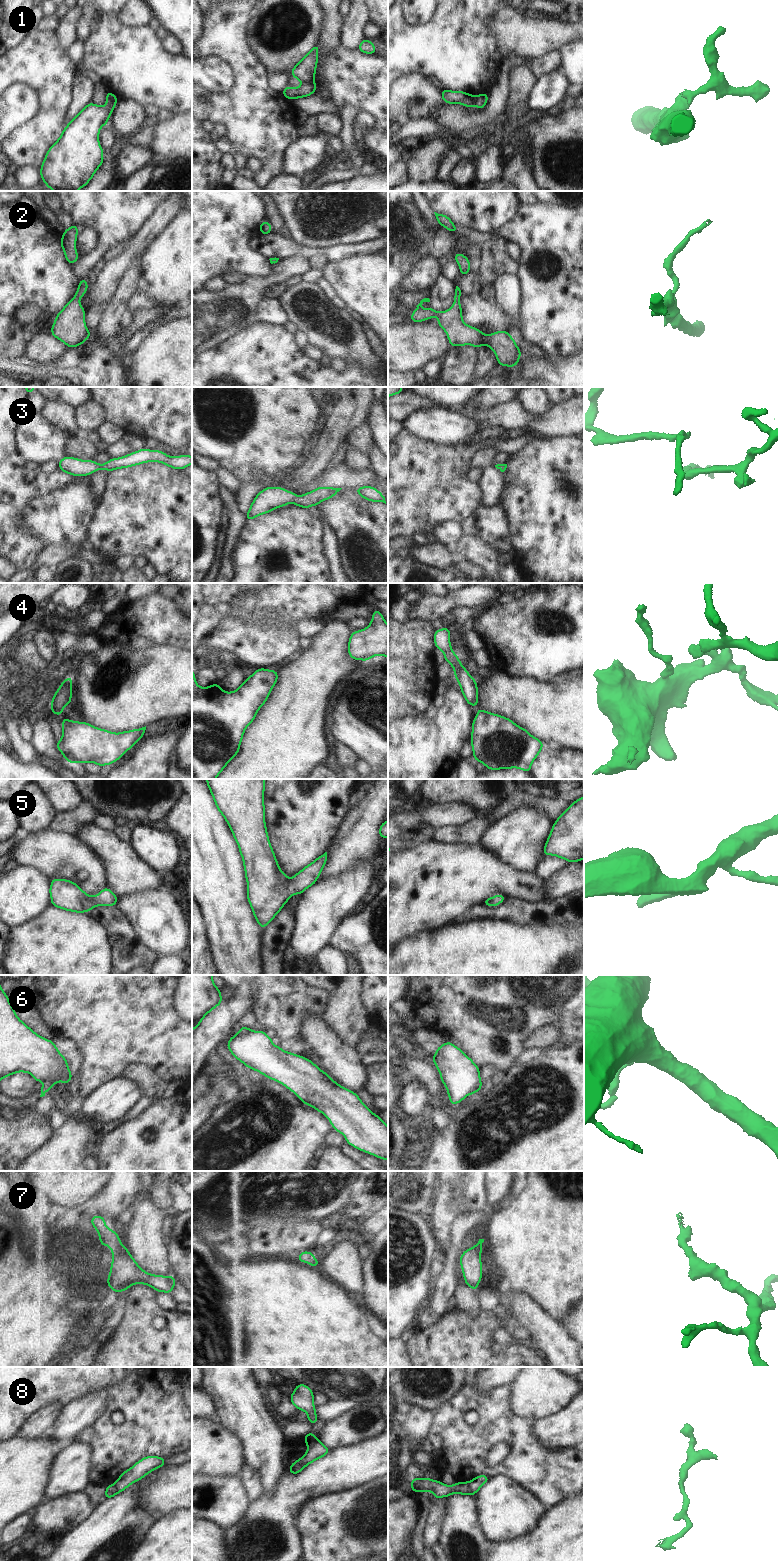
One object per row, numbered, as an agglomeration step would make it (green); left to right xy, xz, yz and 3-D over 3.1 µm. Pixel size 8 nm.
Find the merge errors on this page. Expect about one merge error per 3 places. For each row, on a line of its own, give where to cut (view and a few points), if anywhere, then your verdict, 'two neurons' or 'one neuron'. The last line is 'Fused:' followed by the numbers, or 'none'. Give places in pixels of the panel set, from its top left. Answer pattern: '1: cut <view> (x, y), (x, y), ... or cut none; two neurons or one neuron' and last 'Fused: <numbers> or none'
1: cut xz (313, 81), (302, 83); two neurons
2: cut none; one neuron
3: cut none; one neuron
4: cut none; one neuron
5: cut none; one neuron
6: cut xz (250, 1030), (244, 1034), (238, 1033); two neurons
7: cut none; one neuron
8: cut yz (465, 1482), (472, 1495); two neurons
Fused: 1, 6, 8

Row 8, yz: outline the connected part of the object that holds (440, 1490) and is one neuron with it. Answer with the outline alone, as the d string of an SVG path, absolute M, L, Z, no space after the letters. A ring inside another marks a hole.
M429 1477L413 1478L411 1480L411 1492L430 1491L434 1494L434 1499L449 1497L451 1494L462 1494L472 1496L466 1482L456 1482L454 1485L447 1486L441 1480L434 1481Z

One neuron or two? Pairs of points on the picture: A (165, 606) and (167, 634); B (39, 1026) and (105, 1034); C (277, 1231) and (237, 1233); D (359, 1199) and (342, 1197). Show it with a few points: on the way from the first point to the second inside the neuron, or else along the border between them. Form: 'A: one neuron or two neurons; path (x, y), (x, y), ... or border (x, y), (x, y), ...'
A: one neuron; path (165, 613), (165, 625), (167, 627)
B: two neurons; border (39, 1011), (43, 1021), (54, 1034)
C: one neuron; path (267, 1232), (247, 1233)
D: two neurons; border (352, 1199), (349, 1201)

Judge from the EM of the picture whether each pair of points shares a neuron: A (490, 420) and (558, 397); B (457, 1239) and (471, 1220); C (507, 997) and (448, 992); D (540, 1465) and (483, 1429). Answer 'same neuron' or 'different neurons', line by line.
A: different neurons
B: same neuron
C: same neuron
D: same neuron

